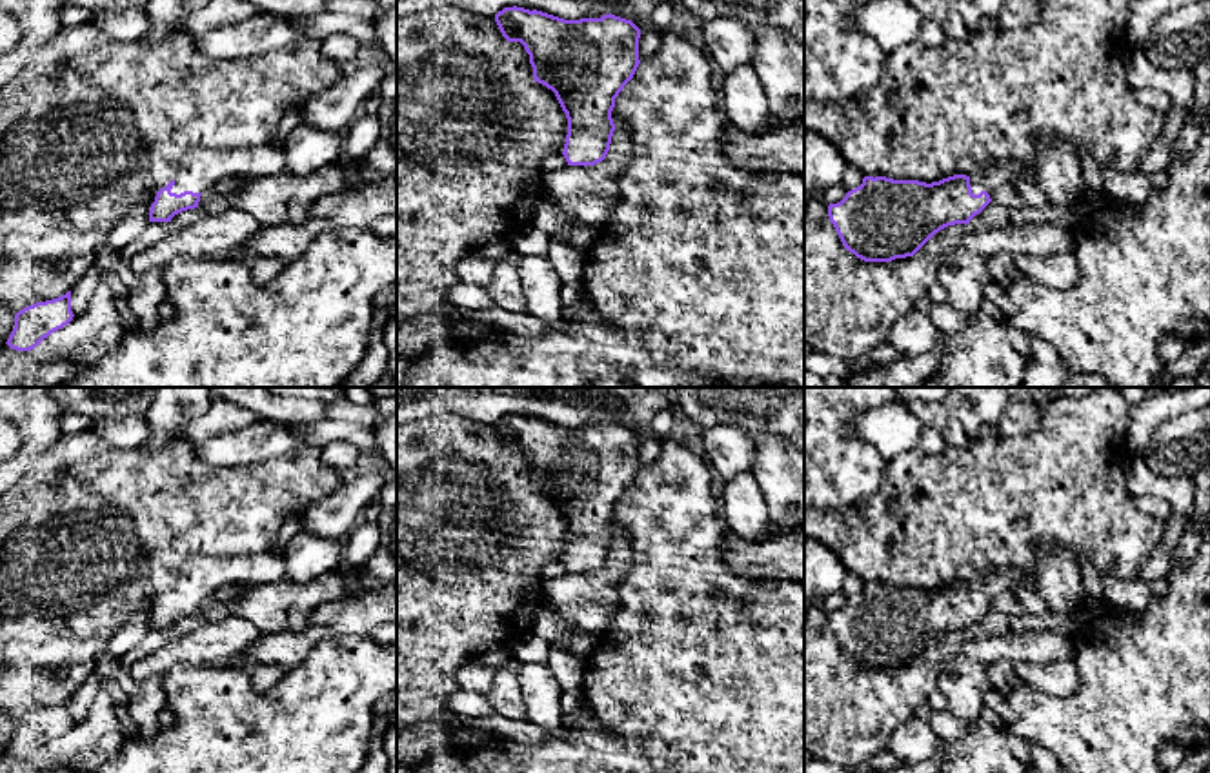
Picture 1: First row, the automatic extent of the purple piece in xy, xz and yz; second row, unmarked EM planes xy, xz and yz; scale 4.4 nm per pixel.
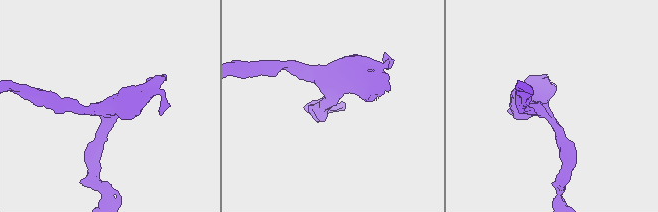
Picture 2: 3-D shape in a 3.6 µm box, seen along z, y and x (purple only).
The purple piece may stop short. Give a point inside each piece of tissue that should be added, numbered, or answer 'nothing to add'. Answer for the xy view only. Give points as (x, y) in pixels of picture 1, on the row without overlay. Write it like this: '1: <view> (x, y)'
1: xy (202, 575)

